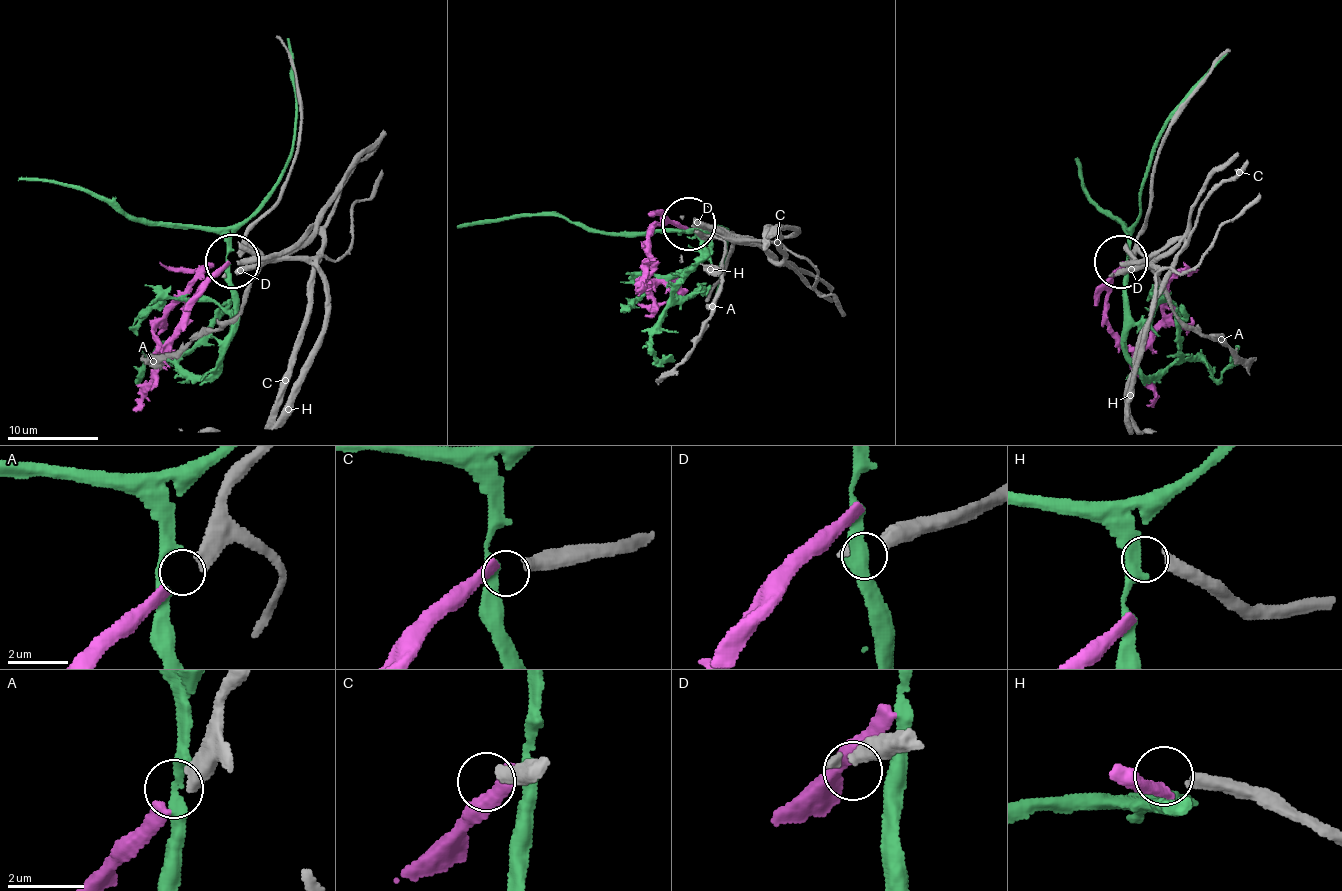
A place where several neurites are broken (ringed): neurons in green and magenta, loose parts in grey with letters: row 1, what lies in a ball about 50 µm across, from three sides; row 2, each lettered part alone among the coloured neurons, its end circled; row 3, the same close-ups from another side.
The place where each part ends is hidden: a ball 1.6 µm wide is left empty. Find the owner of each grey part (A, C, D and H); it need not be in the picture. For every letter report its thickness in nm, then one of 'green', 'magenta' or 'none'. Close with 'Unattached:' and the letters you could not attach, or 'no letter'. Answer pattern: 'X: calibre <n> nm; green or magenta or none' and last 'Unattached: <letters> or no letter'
A: calibre 500 nm; magenta
C: calibre 360 nm; none
D: calibre 320 nm; none
H: calibre 360 nm; none
Unattached: C, D, H

